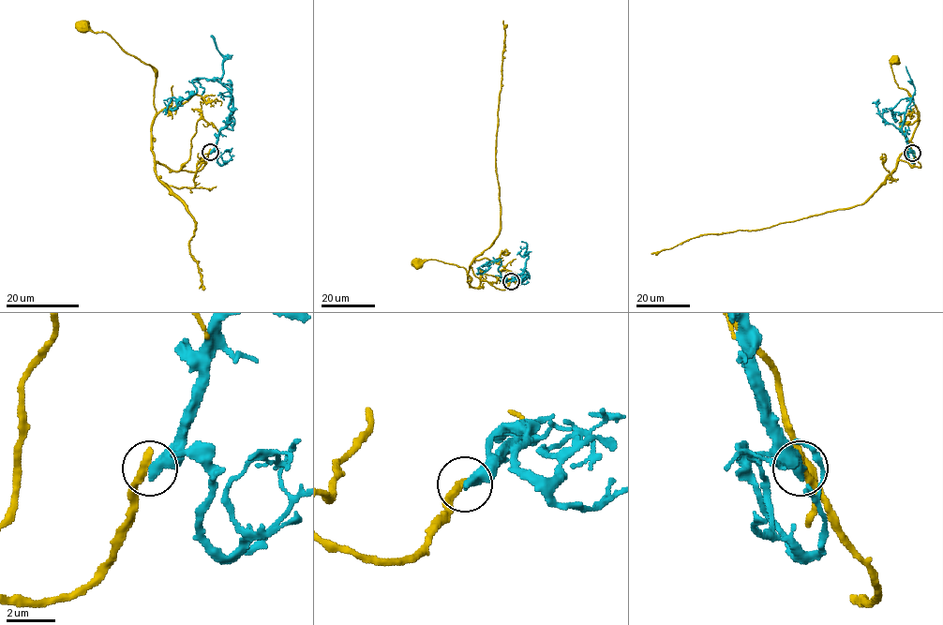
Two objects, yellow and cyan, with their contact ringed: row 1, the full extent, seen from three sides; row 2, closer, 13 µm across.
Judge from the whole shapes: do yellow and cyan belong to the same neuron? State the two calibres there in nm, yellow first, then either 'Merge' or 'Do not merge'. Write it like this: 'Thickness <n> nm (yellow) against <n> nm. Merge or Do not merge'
Thickness 380 nm (yellow) against 480 nm. Do not merge

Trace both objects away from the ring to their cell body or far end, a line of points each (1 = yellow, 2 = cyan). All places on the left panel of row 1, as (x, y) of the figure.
1: (210, 152), (206, 163), (193, 171), (170, 171), (156, 160), (156, 71), (105, 32), (82, 26)
2: (210, 152), (232, 106), (231, 92), (220, 83), (192, 81), (194, 94), (172, 99), (164, 114)

